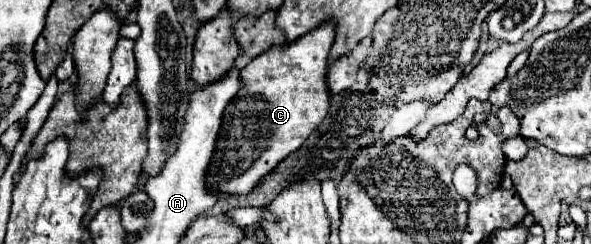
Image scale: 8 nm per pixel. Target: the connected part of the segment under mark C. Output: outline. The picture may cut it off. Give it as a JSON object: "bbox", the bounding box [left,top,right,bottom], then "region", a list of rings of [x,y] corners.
{"bbox":[207,25,335,193],"region":[[[319,25],[315,33],[299,37],[295,45],[277,45],[243,67],[243,87],[231,99],[223,115],[223,125],[209,167],[207,185],[217,193],[249,193],[259,179],[277,167],[289,153],[297,151],[313,129],[325,119],[331,93],[327,89],[327,69],[335,25]]]}

